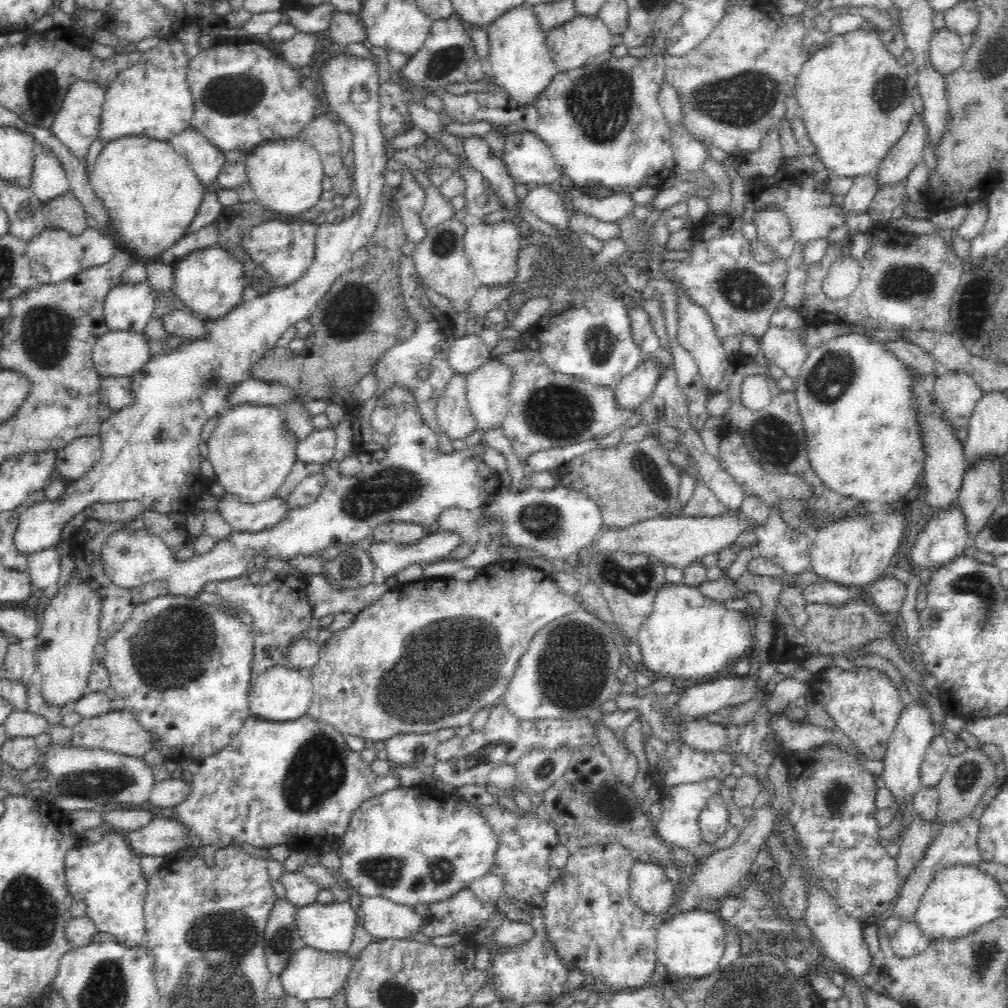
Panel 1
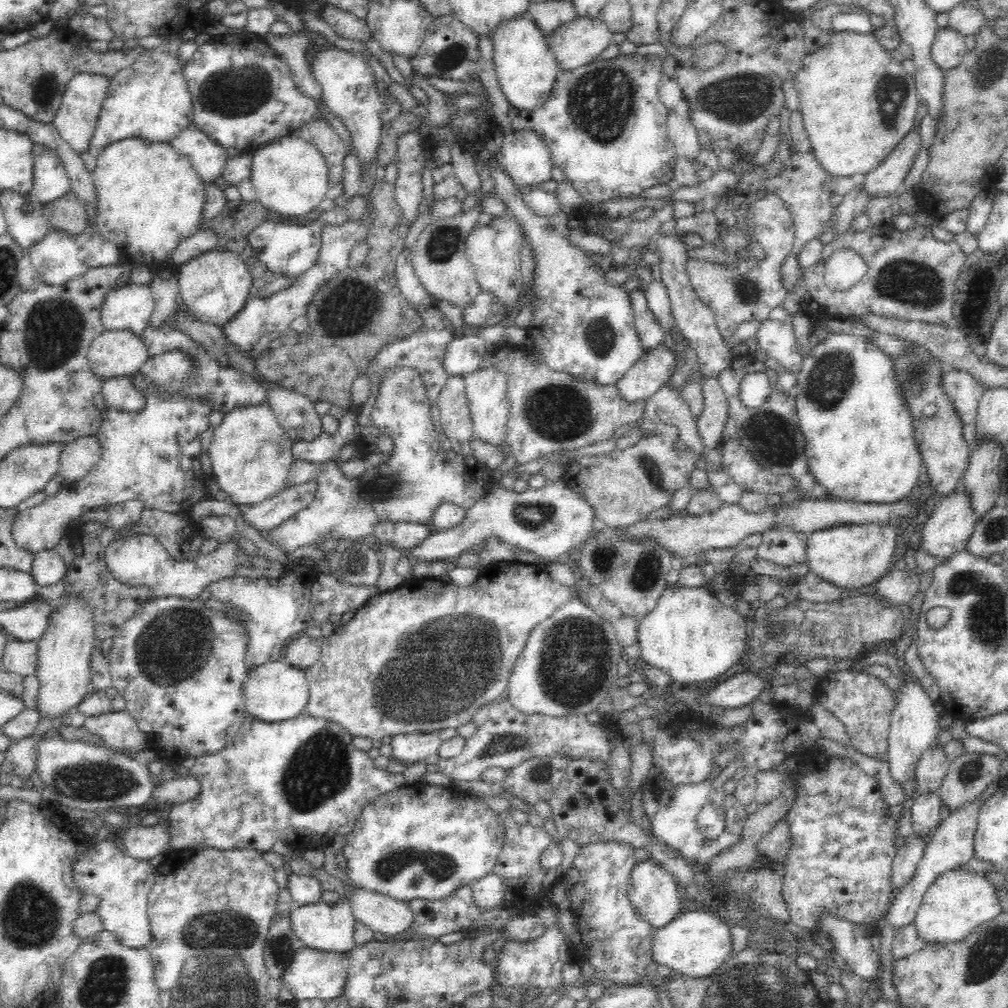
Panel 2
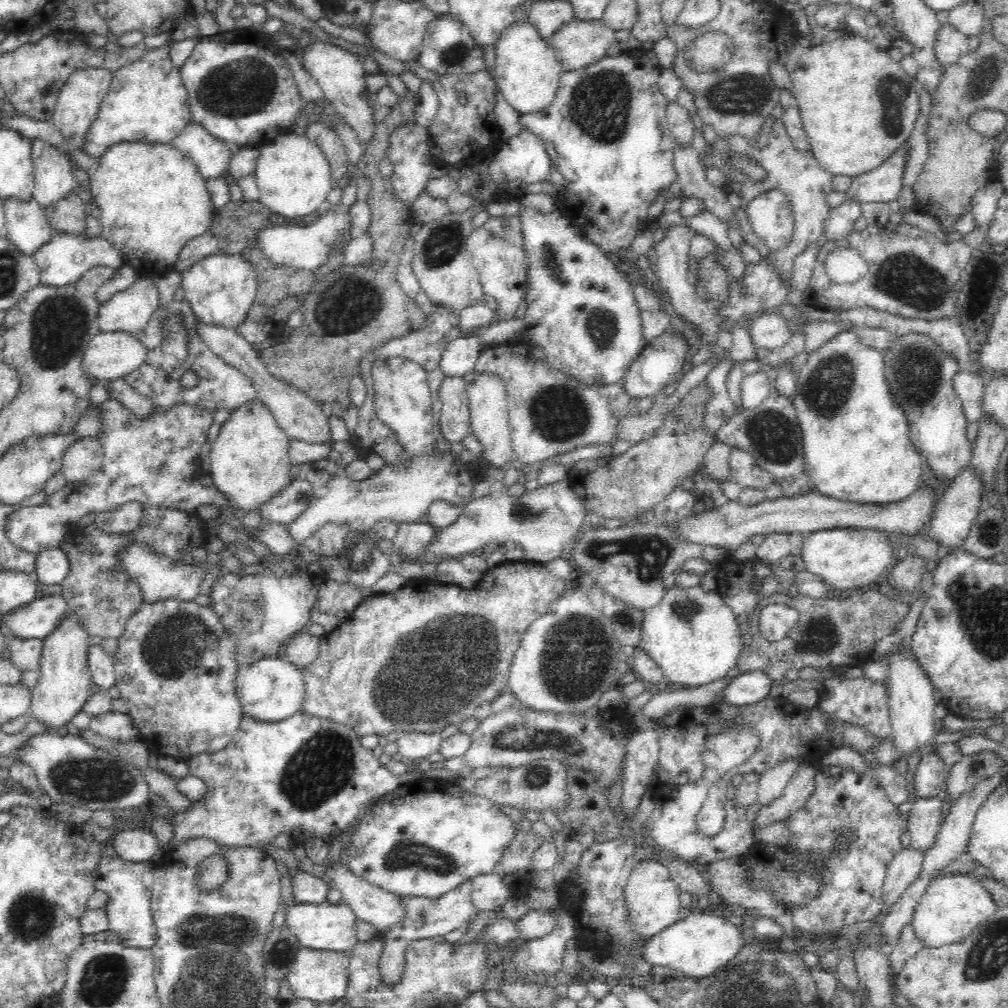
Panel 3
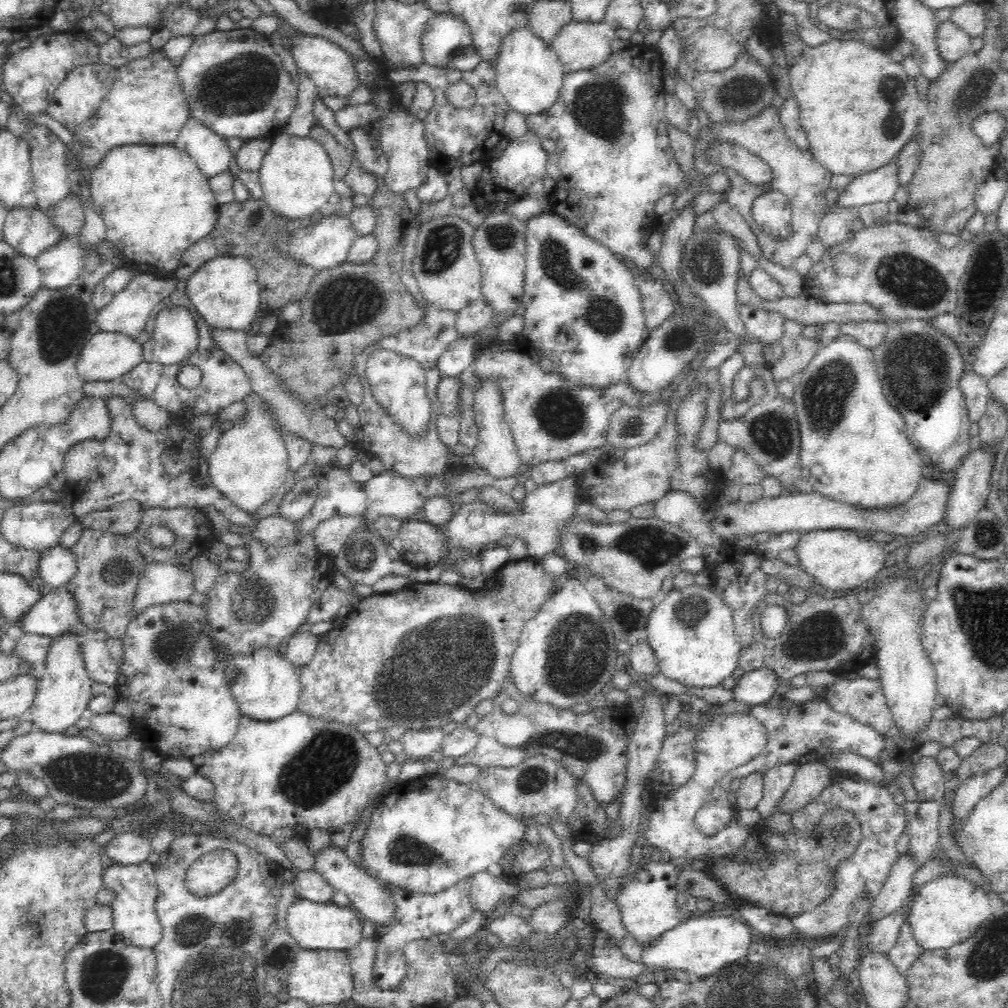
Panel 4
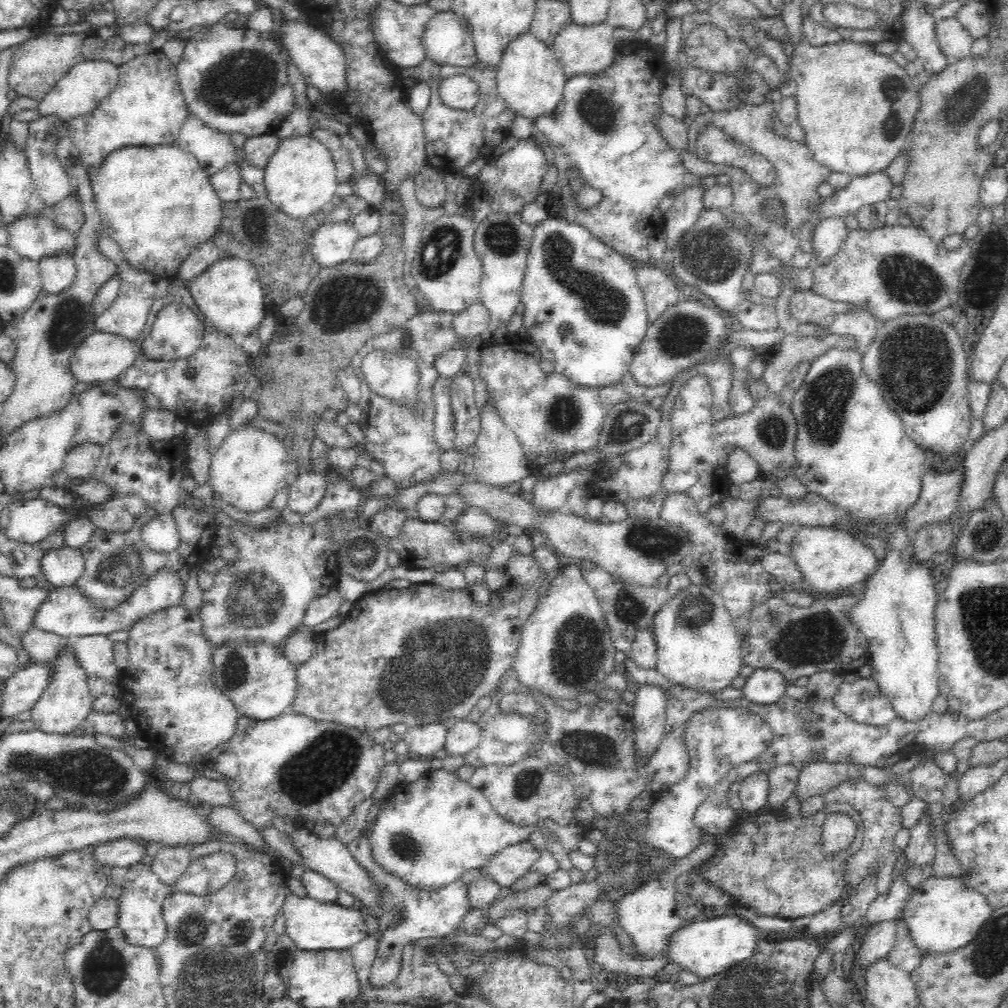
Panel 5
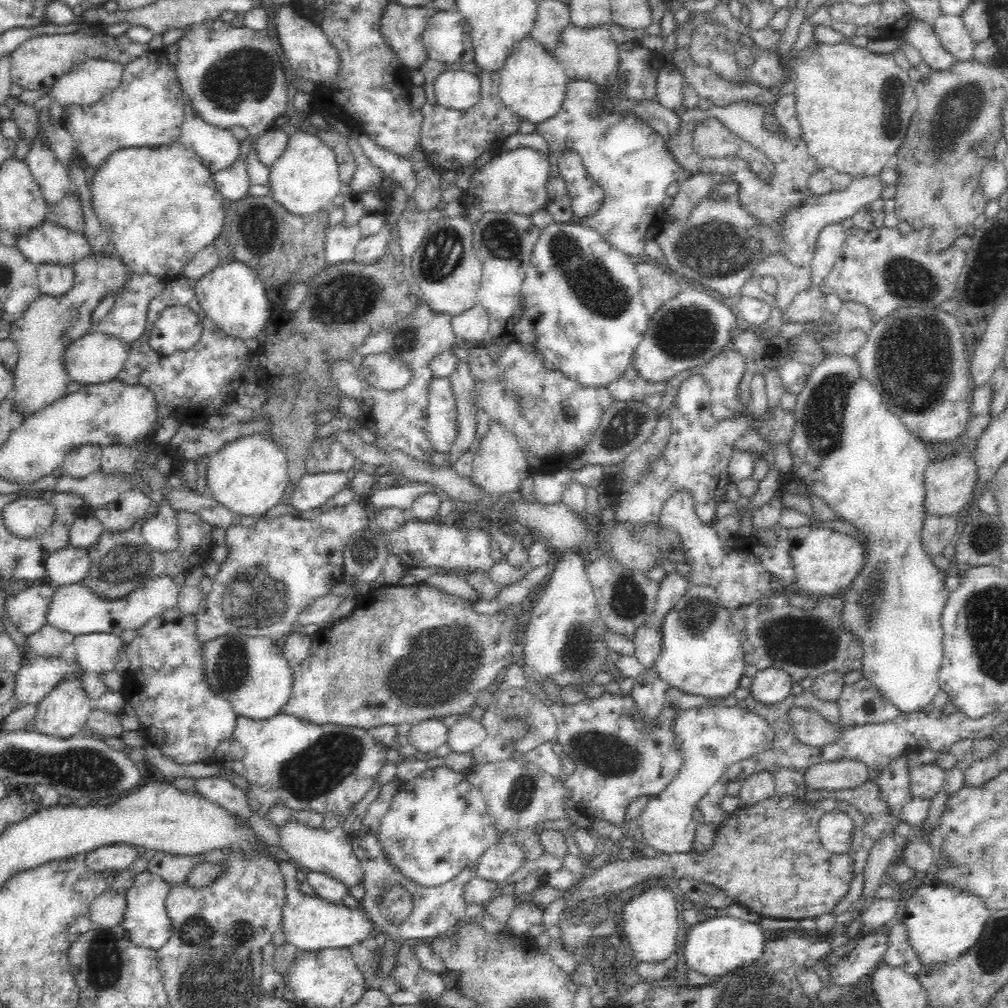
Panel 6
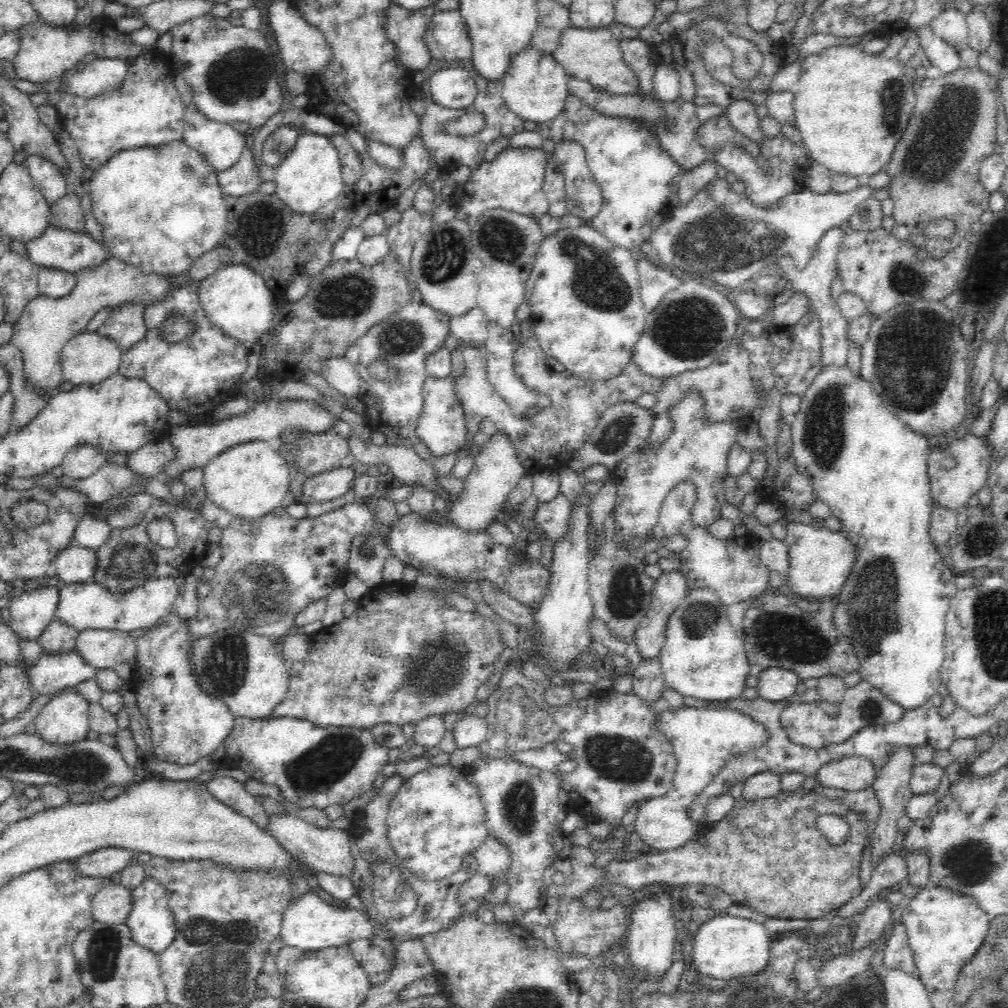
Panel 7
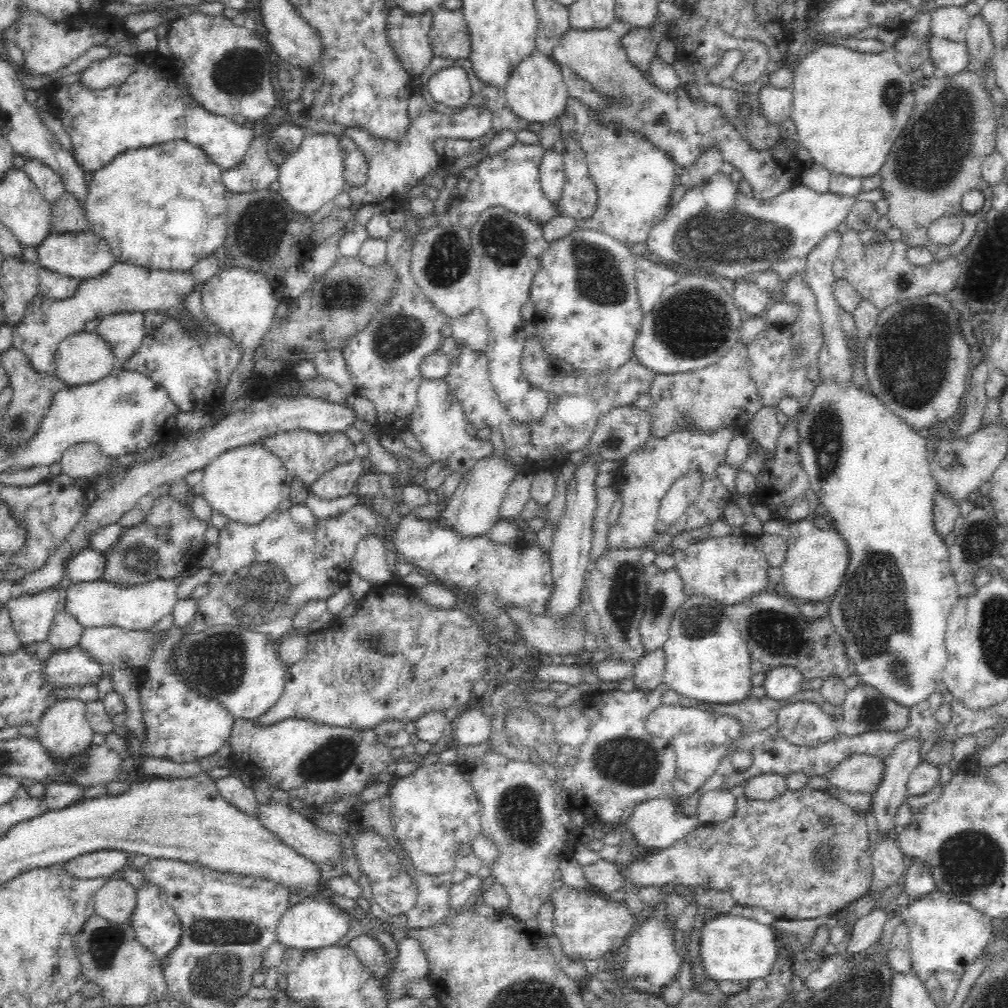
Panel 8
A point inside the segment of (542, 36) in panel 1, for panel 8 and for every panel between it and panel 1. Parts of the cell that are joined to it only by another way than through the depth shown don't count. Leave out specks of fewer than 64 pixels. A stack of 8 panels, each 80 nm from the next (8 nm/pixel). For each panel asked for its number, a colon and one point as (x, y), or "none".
2: (526, 68)
3: (528, 74)
4: (529, 75)
5: (530, 79)
6: (533, 85)
7: (534, 88)
8: (536, 92)

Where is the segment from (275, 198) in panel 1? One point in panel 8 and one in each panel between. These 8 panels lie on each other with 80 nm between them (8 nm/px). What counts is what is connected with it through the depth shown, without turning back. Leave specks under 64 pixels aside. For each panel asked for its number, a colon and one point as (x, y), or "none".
2: (290, 176)
3: (293, 176)
4: (297, 177)
5: (300, 178)
6: (305, 179)
7: (311, 175)
8: (312, 176)

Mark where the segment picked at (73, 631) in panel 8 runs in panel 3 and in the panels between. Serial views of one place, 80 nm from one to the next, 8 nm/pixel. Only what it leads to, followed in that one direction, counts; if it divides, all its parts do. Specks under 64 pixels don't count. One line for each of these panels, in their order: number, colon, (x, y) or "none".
3: (25, 652)
4: (31, 647)
5: (42, 645)
6: (49, 641)
7: (59, 636)

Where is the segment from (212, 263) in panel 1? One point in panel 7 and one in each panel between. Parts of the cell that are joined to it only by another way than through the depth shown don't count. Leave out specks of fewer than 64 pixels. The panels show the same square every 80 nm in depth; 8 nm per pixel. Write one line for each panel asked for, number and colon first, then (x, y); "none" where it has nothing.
2: (214, 287)
3: (221, 289)
4: (225, 291)
5: (229, 293)
6: (233, 297)
7: (238, 301)

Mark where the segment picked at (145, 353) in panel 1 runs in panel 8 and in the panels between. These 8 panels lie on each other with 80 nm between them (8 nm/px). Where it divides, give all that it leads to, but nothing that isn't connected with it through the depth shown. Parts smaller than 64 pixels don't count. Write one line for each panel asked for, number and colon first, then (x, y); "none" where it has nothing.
2: (115, 353)
3: (108, 356)
4: (106, 356)
5: (101, 357)
6: (96, 357)
7: (87, 358)
8: (83, 357)

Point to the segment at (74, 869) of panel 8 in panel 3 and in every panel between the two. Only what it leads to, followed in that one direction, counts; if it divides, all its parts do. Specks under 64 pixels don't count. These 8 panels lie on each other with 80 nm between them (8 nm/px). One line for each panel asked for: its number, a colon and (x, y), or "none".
3: (136, 845)
4: (128, 848)
5: (121, 853)
6: (116, 857)
7: (106, 863)

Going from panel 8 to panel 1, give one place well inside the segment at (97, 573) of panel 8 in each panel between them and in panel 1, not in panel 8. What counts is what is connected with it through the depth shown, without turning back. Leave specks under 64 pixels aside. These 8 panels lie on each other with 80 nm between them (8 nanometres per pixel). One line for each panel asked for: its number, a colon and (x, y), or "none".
1: (44, 566)
2: (48, 568)
3: (52, 565)
4: (57, 565)
5: (61, 567)
6: (70, 565)
7: (76, 564)

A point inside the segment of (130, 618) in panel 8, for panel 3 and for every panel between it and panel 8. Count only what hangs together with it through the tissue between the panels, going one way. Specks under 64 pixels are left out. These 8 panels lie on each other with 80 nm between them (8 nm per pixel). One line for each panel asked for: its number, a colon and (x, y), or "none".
3: (159, 578)
4: (56, 614)
5: (68, 611)
6: (77, 608)
7: (91, 605)

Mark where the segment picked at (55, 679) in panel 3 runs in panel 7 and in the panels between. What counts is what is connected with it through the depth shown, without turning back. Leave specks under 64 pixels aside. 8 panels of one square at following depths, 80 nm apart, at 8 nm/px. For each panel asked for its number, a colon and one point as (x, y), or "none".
4: (64, 693)
5: (65, 704)
6: (63, 713)
7: (63, 721)

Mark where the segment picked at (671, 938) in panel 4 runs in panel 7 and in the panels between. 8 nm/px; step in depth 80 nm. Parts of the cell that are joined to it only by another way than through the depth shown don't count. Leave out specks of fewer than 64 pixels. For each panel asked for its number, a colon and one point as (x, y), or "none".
5: (710, 945)
6: (721, 945)
7: (726, 947)

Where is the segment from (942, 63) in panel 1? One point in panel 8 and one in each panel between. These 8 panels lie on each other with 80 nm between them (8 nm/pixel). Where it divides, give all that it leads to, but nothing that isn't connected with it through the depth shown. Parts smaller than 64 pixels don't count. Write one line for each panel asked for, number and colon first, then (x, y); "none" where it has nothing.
2: (948, 48)
3: (951, 44)
4: (953, 43)
5: (955, 41)
6: (950, 29)
7: (951, 24)
8: (952, 23)

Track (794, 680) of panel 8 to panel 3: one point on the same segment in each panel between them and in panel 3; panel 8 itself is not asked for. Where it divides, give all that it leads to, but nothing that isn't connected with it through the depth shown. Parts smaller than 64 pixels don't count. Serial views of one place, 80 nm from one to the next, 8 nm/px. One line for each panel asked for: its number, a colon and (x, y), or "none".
3: (751, 687)
4: (756, 687)
5: (767, 685)
6: (770, 685)
7: (775, 684)

